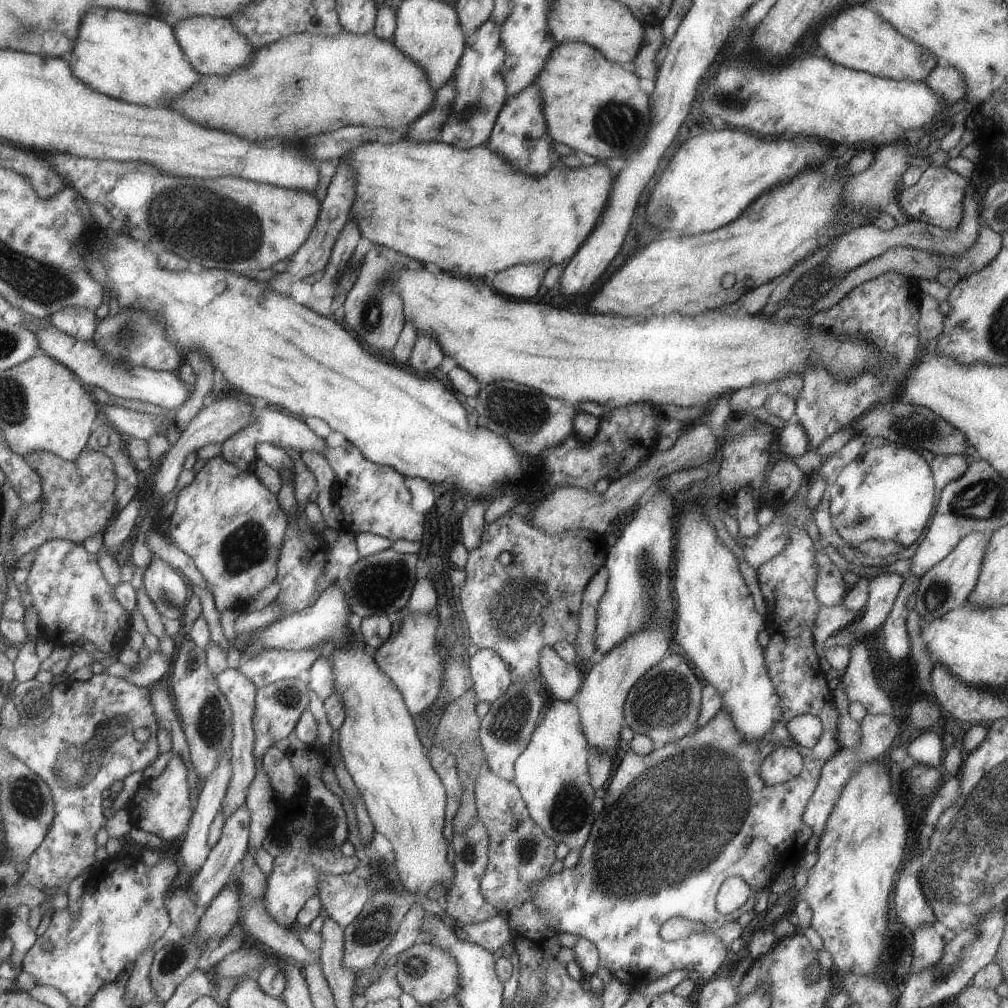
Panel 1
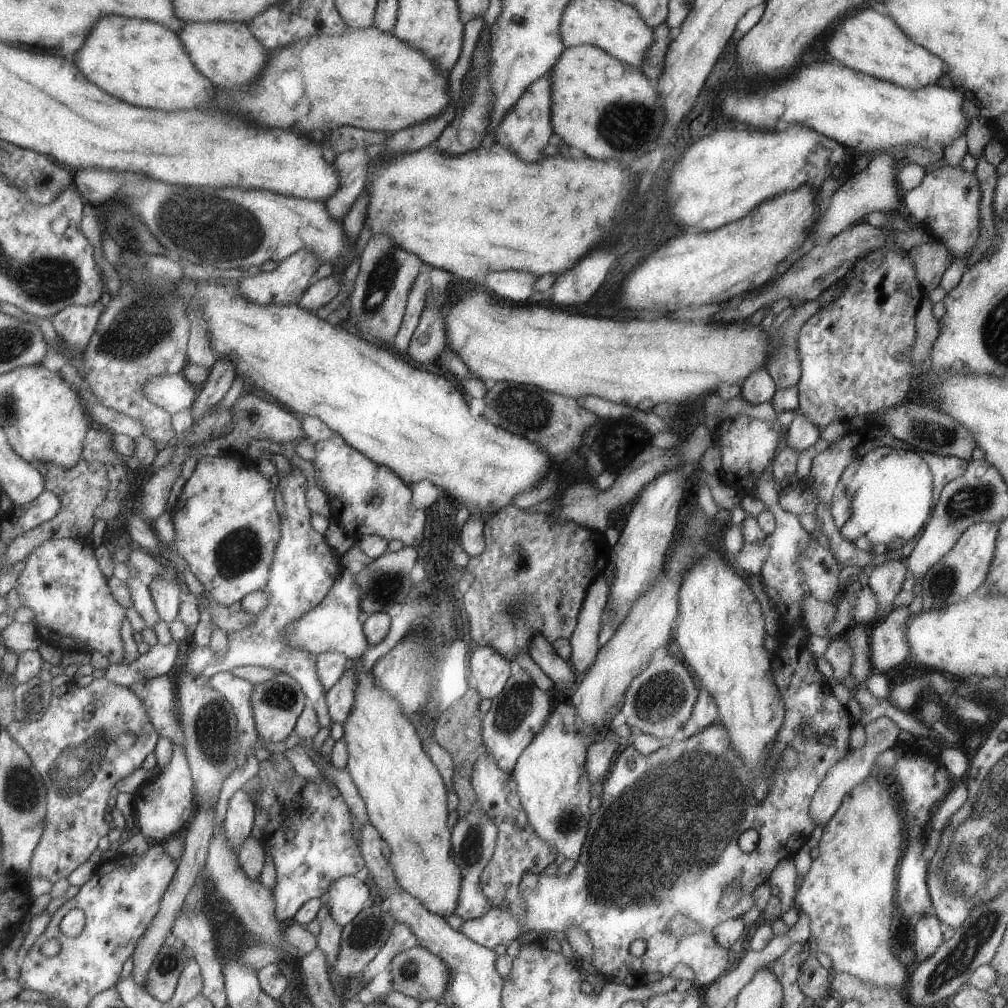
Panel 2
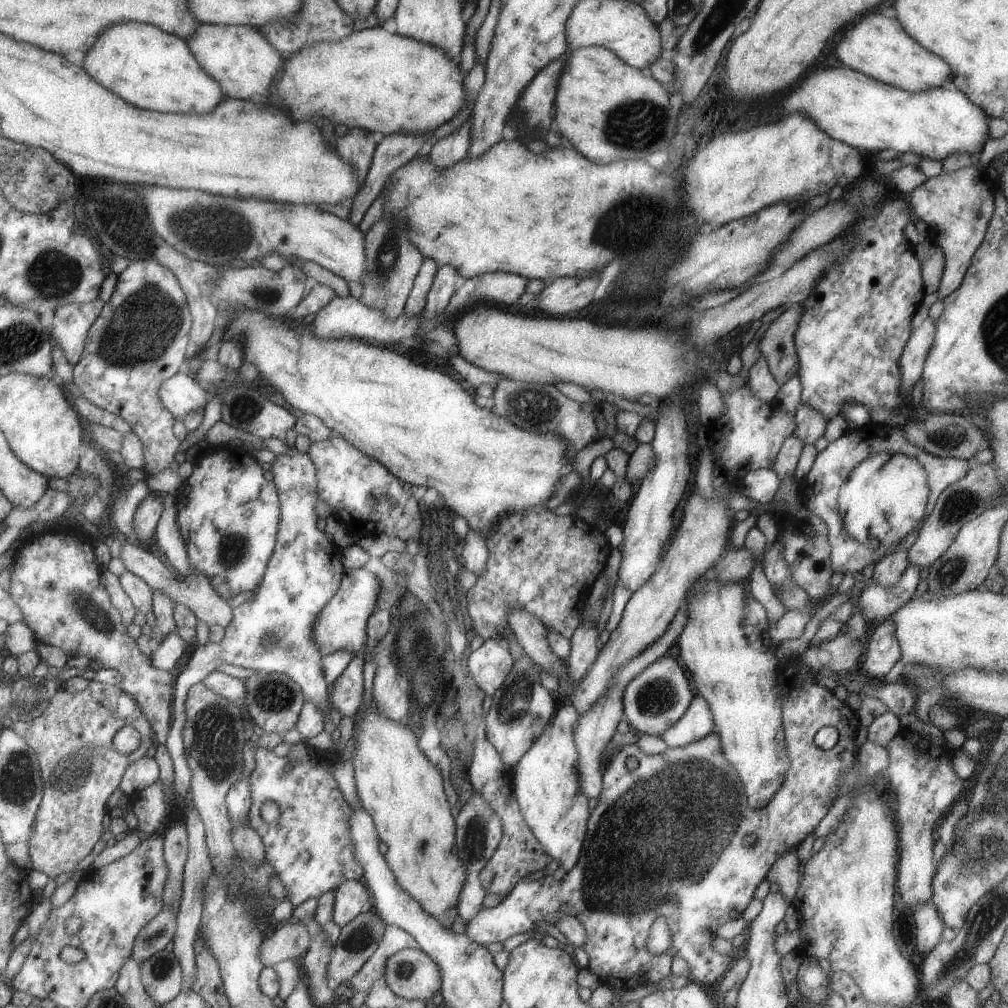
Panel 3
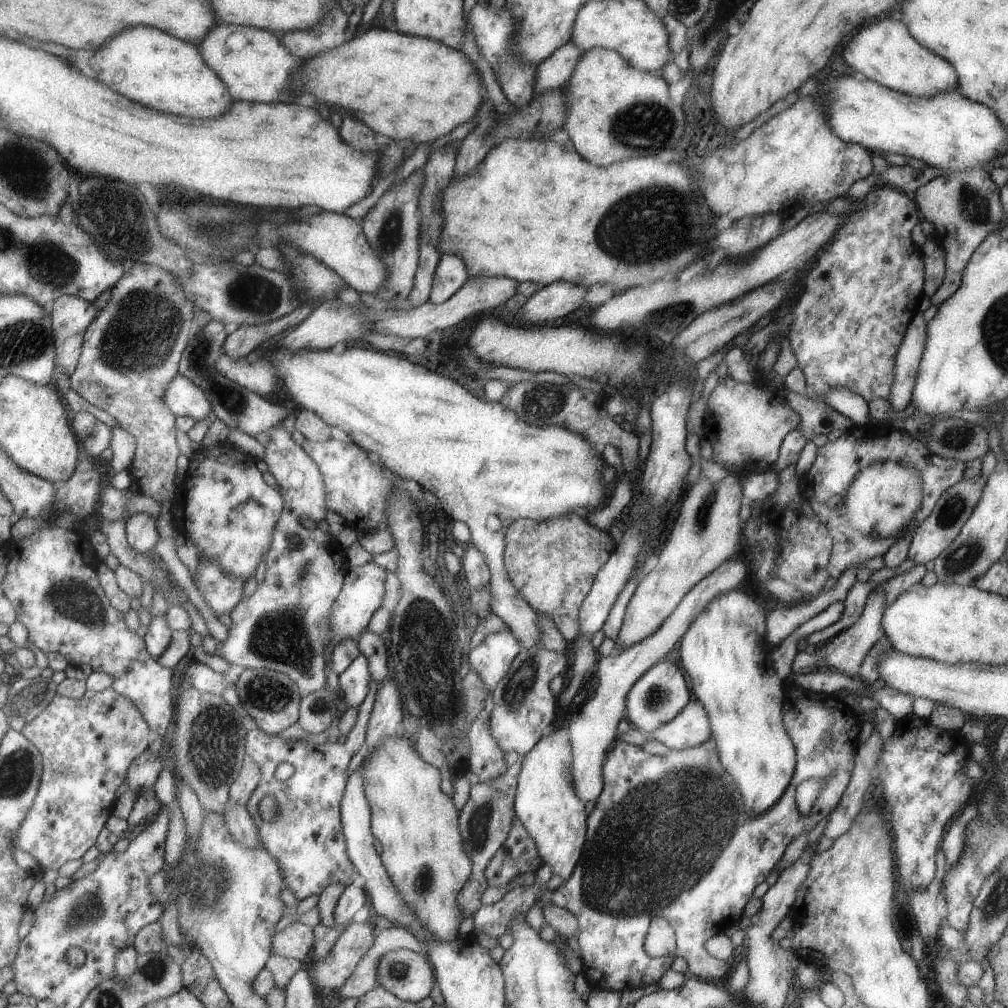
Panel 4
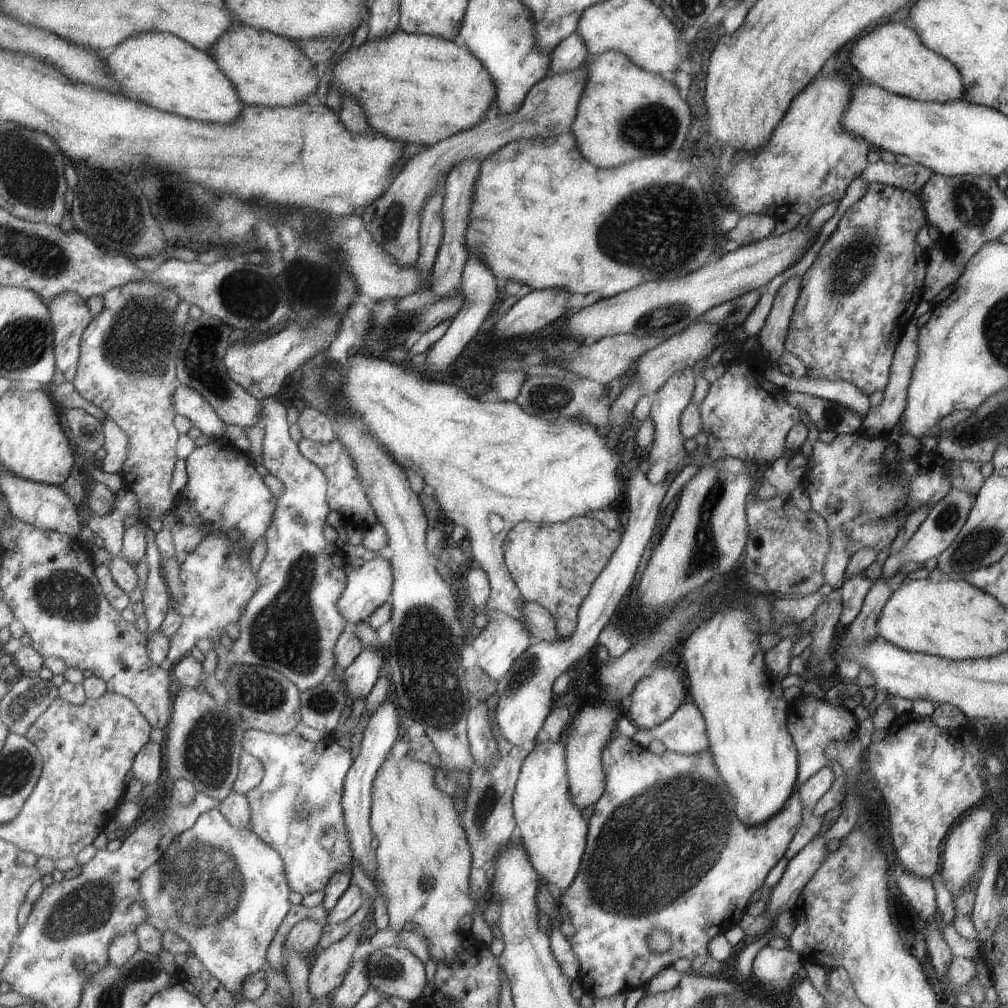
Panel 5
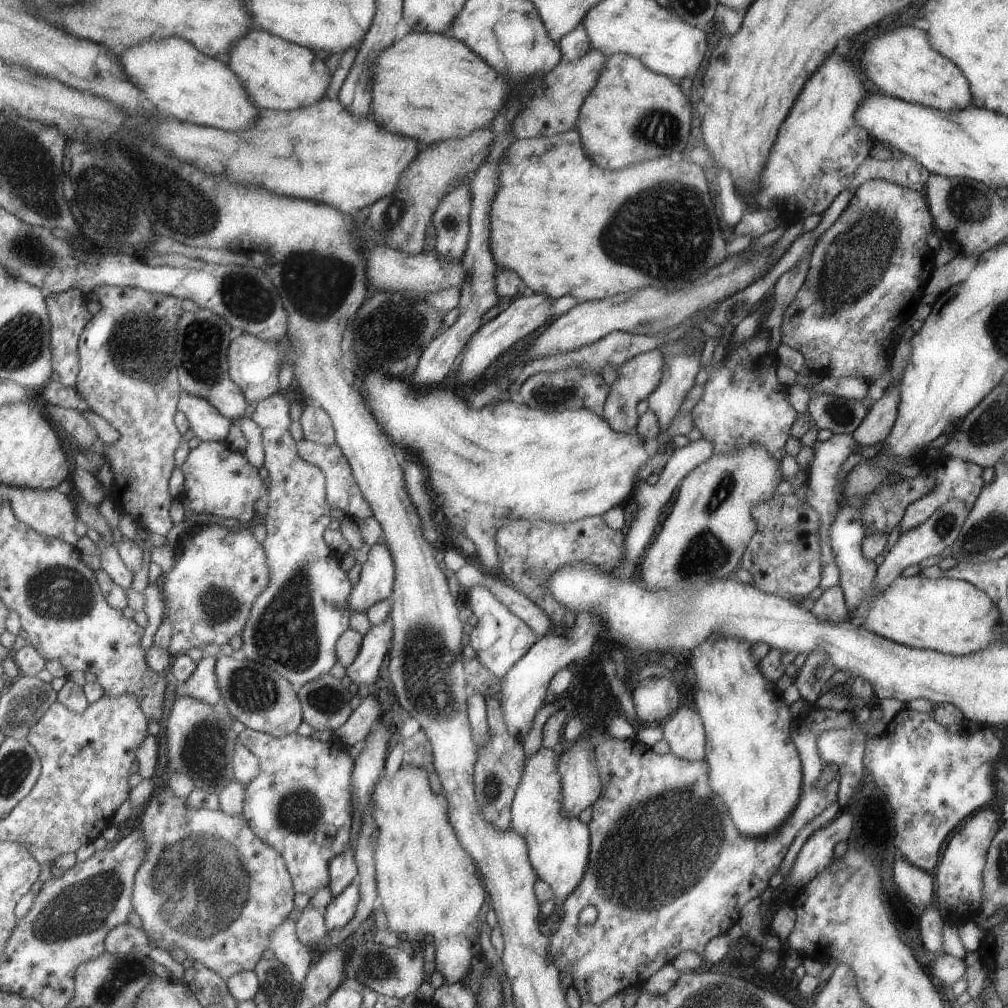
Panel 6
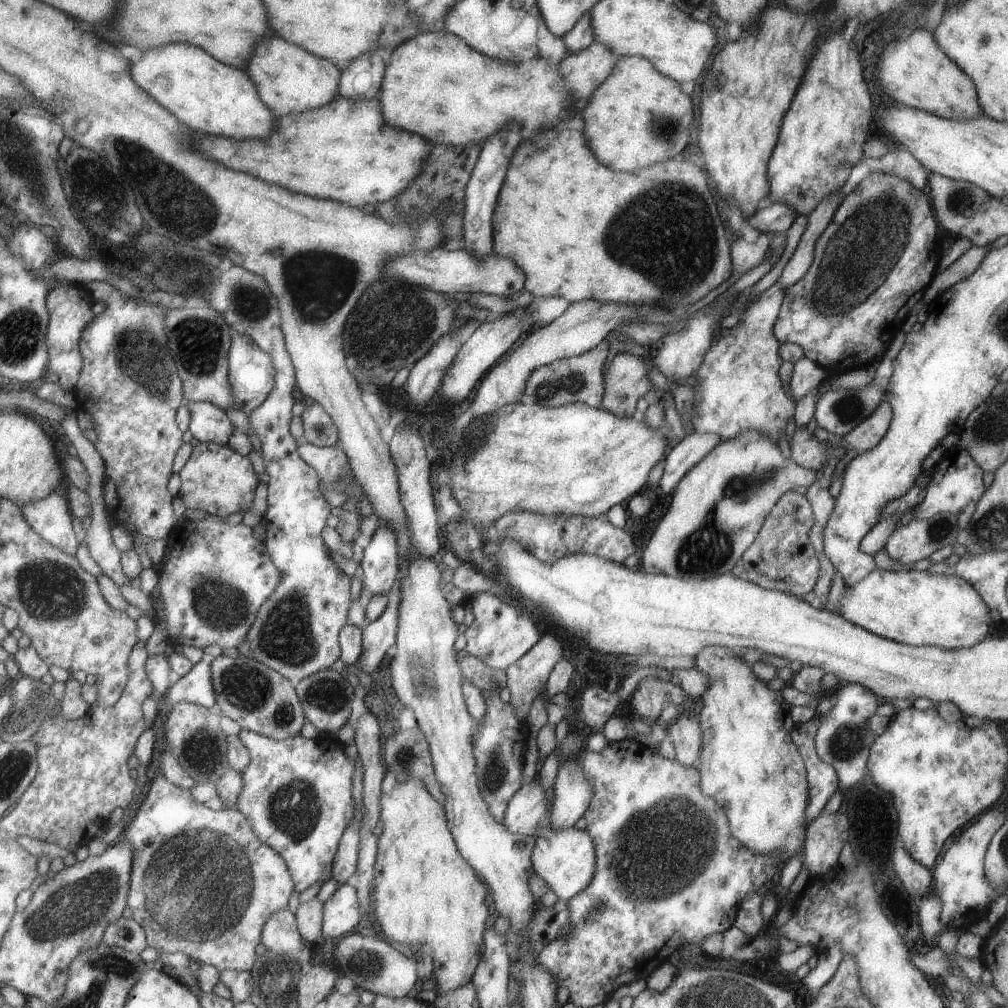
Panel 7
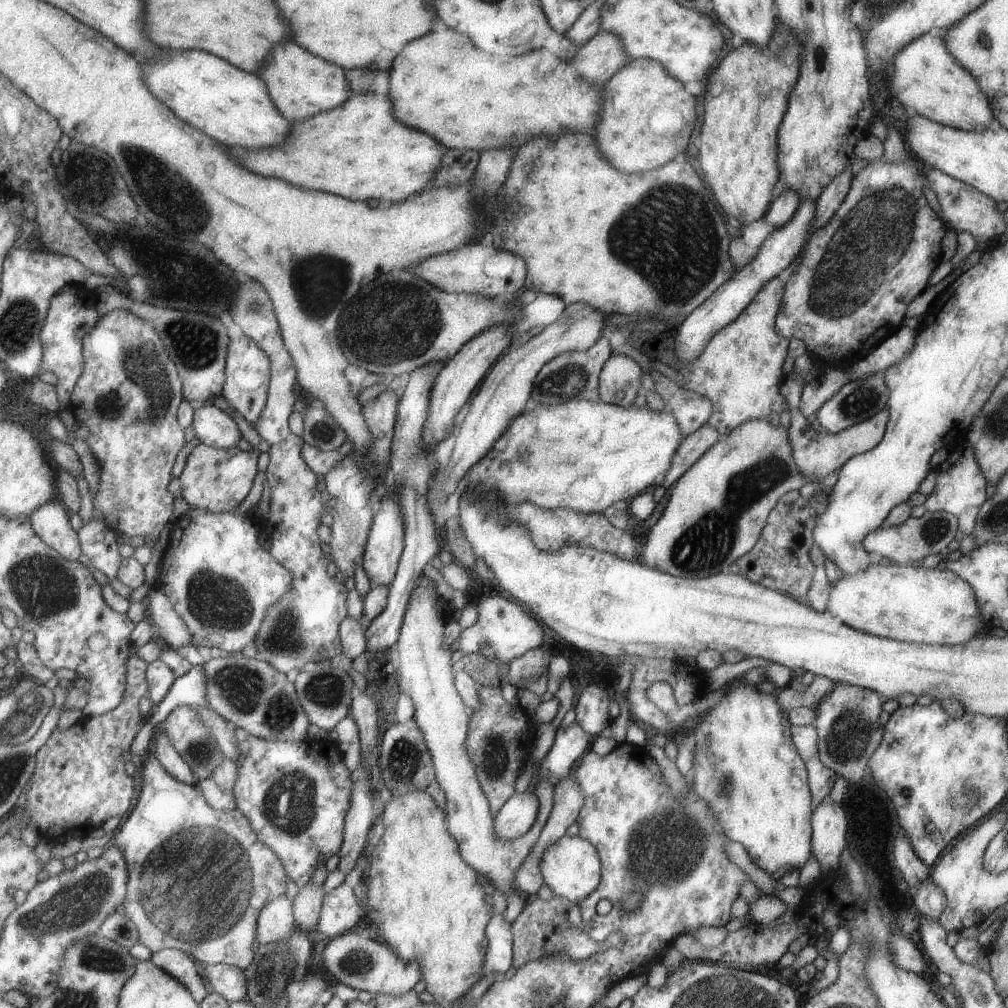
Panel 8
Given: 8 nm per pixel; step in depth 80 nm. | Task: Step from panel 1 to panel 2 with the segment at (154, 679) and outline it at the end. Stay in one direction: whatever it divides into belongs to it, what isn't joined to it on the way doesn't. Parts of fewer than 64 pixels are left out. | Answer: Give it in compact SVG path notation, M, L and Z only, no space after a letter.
M177 641L168 646L157 644L131 664L112 663L106 670L106 678L117 684L132 687L137 683L171 674L177 662Z

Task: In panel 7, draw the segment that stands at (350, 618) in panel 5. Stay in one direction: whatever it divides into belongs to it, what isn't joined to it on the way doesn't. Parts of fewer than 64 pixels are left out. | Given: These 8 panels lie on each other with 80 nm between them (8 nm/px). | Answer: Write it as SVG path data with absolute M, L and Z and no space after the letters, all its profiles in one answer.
M379 522L369 544L363 549L359 574L362 601L377 595L389 594L398 578L398 552L393 531Z

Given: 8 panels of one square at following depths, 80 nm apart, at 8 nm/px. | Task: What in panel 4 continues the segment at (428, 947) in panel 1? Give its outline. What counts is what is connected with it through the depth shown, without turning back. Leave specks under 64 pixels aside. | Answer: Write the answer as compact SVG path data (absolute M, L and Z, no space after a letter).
M409 949L386 952L377 965L377 980L394 997L412 1003L427 997L435 986L429 962Z

